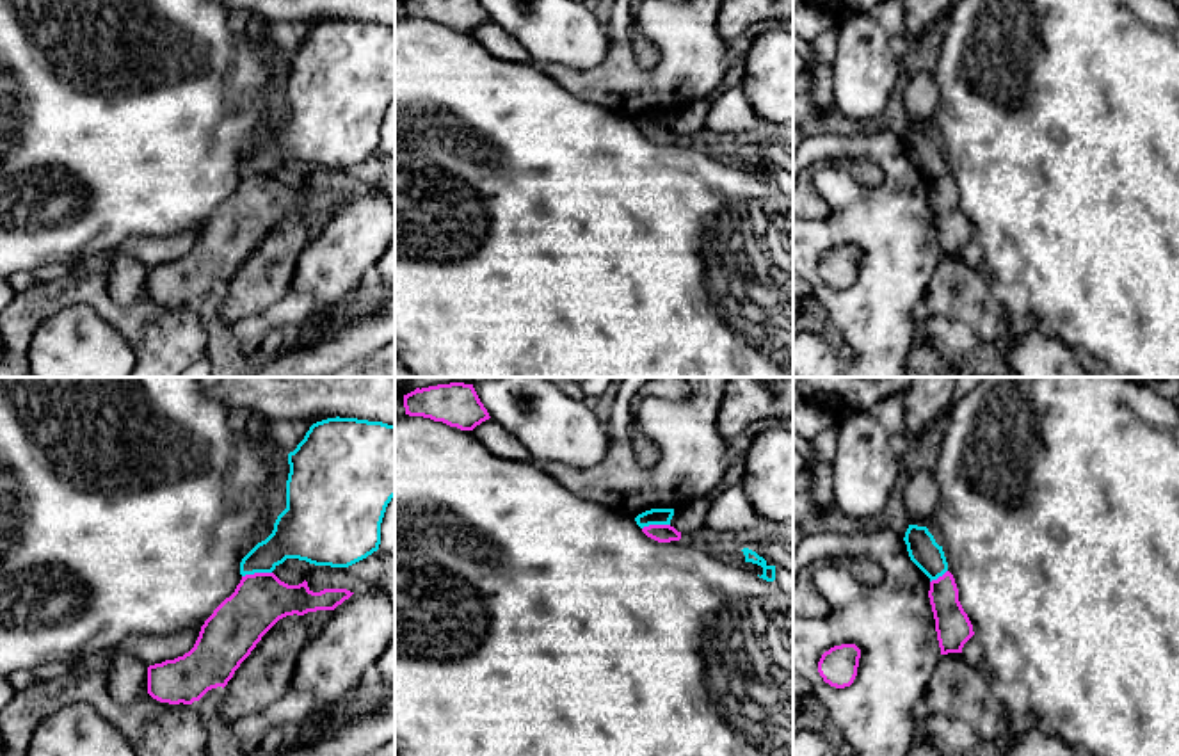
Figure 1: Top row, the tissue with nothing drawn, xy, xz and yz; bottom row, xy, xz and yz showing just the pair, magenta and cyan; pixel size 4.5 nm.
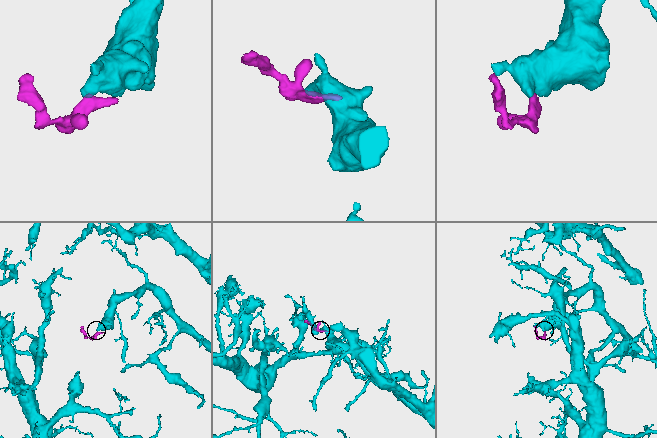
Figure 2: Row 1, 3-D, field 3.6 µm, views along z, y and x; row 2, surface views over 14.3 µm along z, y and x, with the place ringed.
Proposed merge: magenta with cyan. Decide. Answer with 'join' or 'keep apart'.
keep apart

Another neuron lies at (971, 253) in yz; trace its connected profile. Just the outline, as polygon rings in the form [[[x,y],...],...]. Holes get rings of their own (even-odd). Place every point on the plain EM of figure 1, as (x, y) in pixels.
[[[974,237],[964,245],[960,256],[971,269],[982,269],[983,251]]]

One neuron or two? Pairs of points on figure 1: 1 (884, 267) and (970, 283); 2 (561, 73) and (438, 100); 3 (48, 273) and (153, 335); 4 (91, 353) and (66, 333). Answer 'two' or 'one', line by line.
1: two
2: two
3: two
4: one

